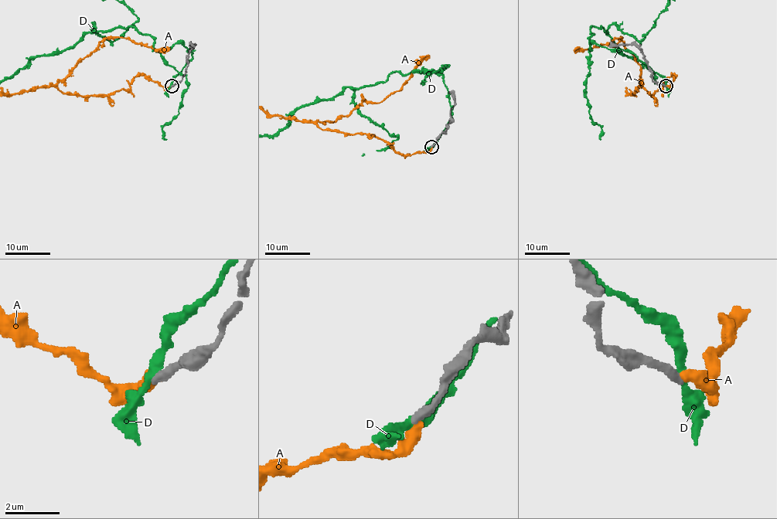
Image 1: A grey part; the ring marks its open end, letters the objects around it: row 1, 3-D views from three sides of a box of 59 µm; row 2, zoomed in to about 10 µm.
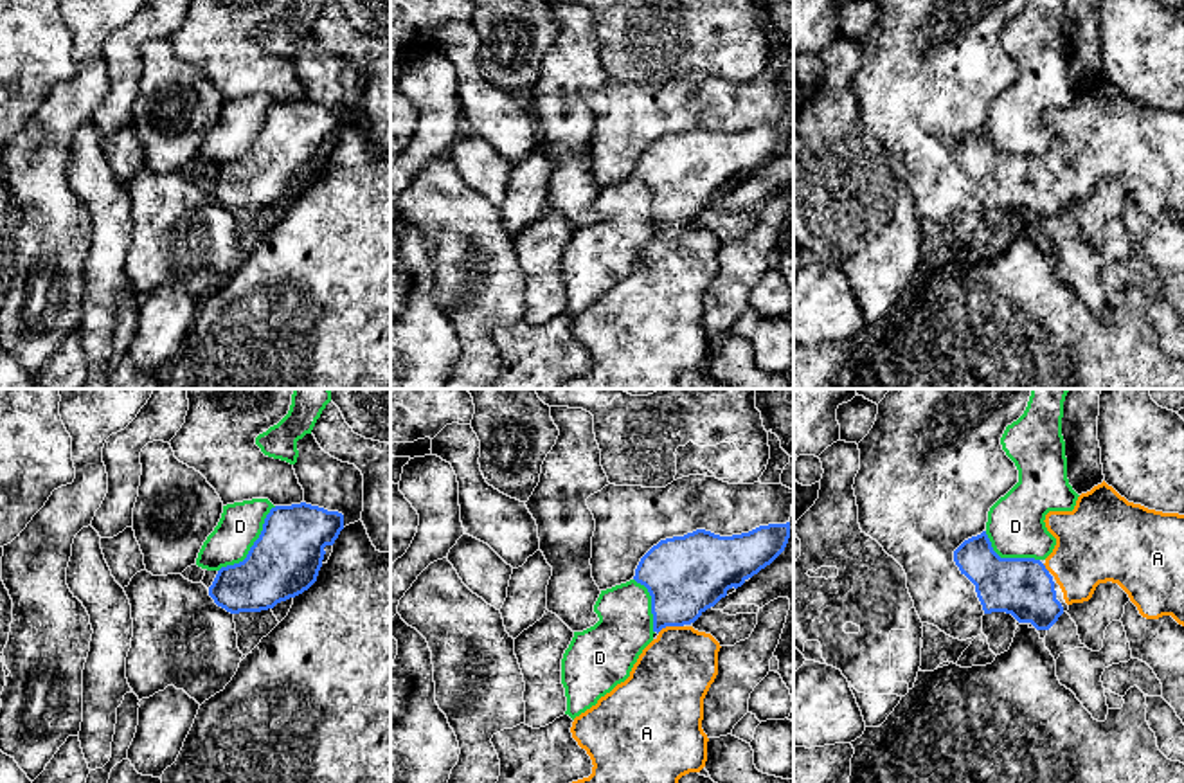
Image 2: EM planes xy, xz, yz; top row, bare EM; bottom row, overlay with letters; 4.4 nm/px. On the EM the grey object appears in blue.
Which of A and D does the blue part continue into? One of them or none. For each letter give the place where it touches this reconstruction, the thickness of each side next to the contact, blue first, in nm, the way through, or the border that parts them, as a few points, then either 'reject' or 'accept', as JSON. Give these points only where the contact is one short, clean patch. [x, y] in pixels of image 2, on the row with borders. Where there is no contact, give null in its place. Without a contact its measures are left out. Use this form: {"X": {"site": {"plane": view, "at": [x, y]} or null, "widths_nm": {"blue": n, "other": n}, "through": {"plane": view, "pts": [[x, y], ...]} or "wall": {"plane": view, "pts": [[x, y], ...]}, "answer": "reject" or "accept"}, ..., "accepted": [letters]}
{"A": {"site": {"plane": "xz", "at": [670, 625]}, "widths_nm": {"blue": 360, "other": 340}, "through": {"plane": "xz", "pts": [[686, 575], [670, 612], [670, 625], [673, 636], [673, 674]]}, "answer": "accept"}, "D": {"site": {"plane": "xy", "at": [254, 544]}, "widths_nm": {"blue": 320, "other": 190}, "answer": "reject"}, "accepted": ["A"]}

